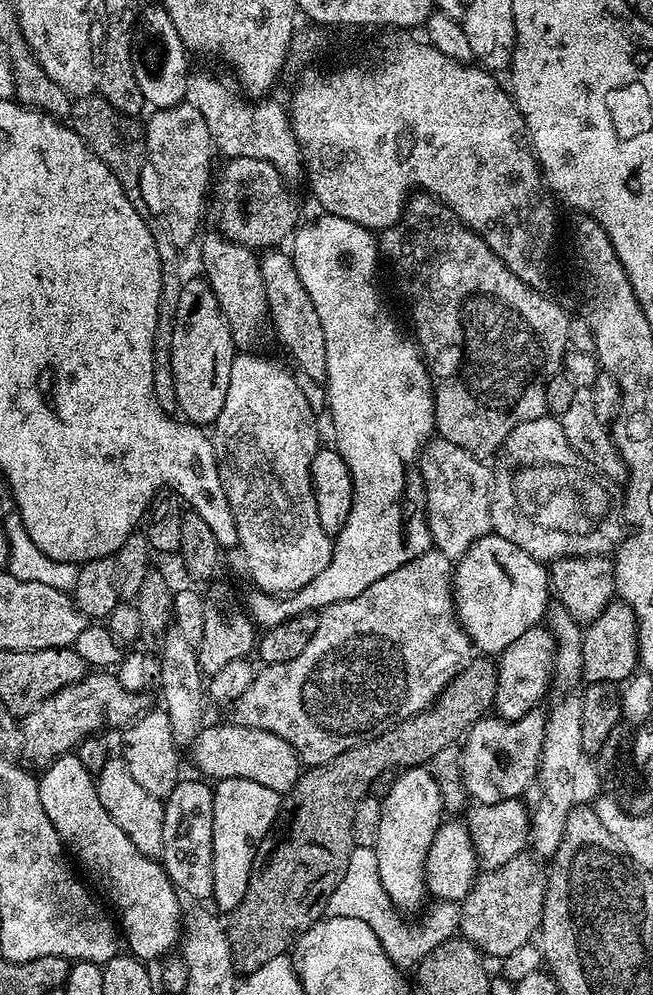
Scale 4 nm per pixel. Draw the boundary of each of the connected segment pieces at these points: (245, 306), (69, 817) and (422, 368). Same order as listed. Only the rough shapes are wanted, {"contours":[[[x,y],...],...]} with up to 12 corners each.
{"contours":[[[219,231],[200,244],[203,275],[237,349],[269,323],[257,253]],[[59,756],[38,780],[67,851],[112,899],[131,955],[167,957],[181,897]],[[320,214],[290,259],[326,334],[354,502],[273,628],[358,598],[433,547],[420,345],[384,309],[377,237]]]}

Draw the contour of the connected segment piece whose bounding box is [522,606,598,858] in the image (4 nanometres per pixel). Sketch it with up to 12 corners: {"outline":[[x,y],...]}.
{"outline":[[547,613],[556,640],[540,765],[522,797],[530,848],[555,854],[570,810],[596,791],[582,748],[584,634]]}

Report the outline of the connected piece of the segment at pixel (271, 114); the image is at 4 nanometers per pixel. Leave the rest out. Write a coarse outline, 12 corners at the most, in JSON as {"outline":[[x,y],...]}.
{"outline":[[220,76],[188,77],[188,100],[225,157],[262,158],[285,182],[304,162],[289,113]]}

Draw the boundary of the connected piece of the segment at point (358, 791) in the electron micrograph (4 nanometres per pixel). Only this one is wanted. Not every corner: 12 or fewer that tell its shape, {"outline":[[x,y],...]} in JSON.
{"outline":[[469,660],[424,712],[301,771],[227,913],[237,973],[325,919],[382,770],[427,765],[496,703]]}

